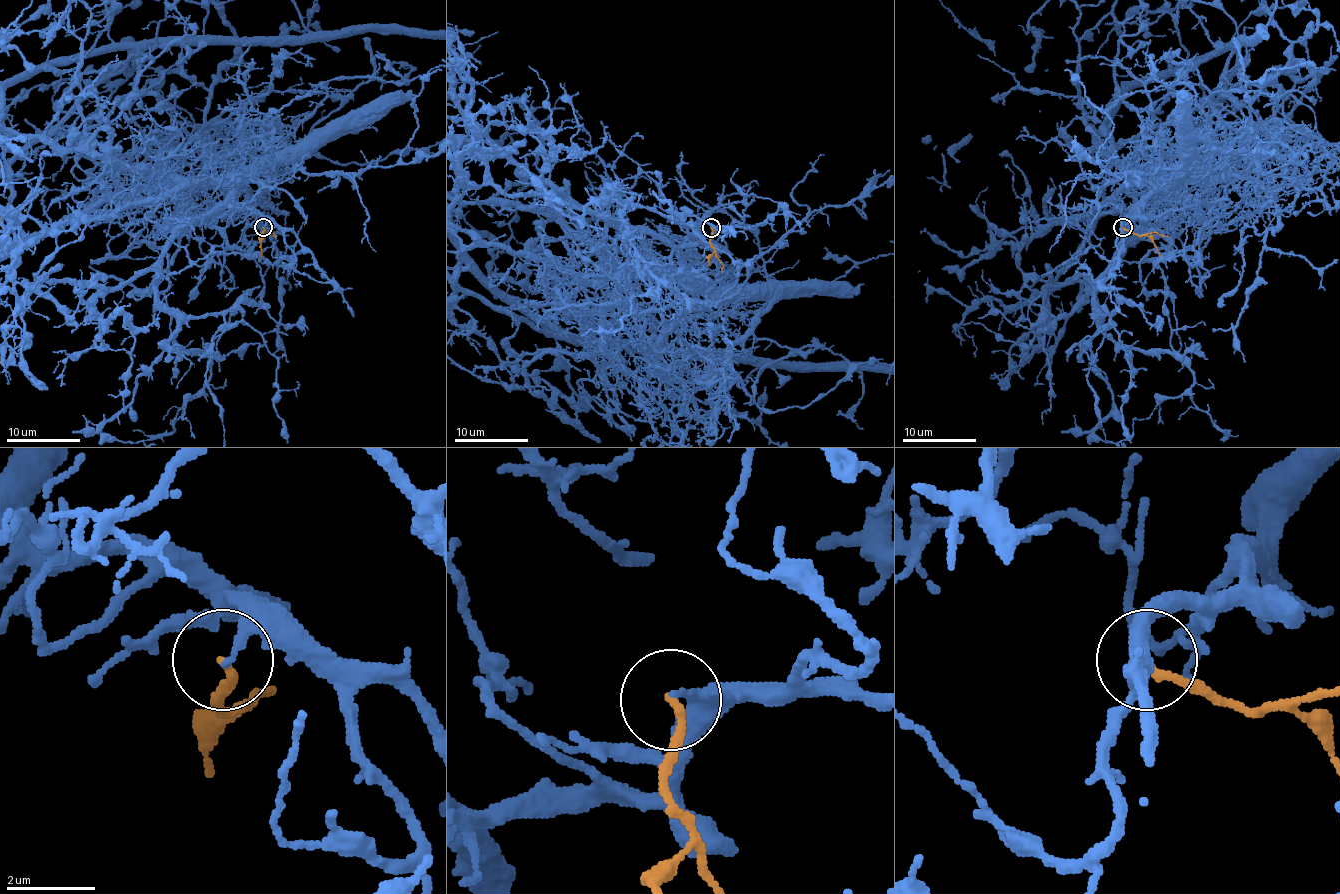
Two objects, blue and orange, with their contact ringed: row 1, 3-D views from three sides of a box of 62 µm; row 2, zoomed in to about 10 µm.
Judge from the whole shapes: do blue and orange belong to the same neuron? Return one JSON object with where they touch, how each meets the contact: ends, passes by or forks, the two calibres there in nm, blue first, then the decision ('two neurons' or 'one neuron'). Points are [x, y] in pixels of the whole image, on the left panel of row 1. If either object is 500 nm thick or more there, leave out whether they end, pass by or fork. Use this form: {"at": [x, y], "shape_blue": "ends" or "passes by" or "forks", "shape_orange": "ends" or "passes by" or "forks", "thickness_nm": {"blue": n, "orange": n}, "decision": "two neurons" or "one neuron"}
{"at": [263, 227], "shape_blue": "ends", "shape_orange": "ends", "thickness_nm": {"blue": 170, "orange": 180}, "decision": "two neurons"}

